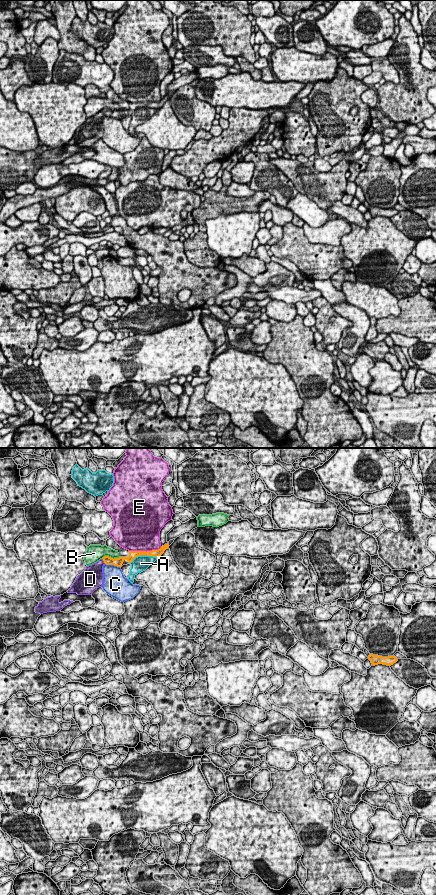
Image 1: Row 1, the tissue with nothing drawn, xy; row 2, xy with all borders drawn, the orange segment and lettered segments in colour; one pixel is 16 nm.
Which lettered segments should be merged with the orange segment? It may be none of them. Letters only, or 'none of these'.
D

